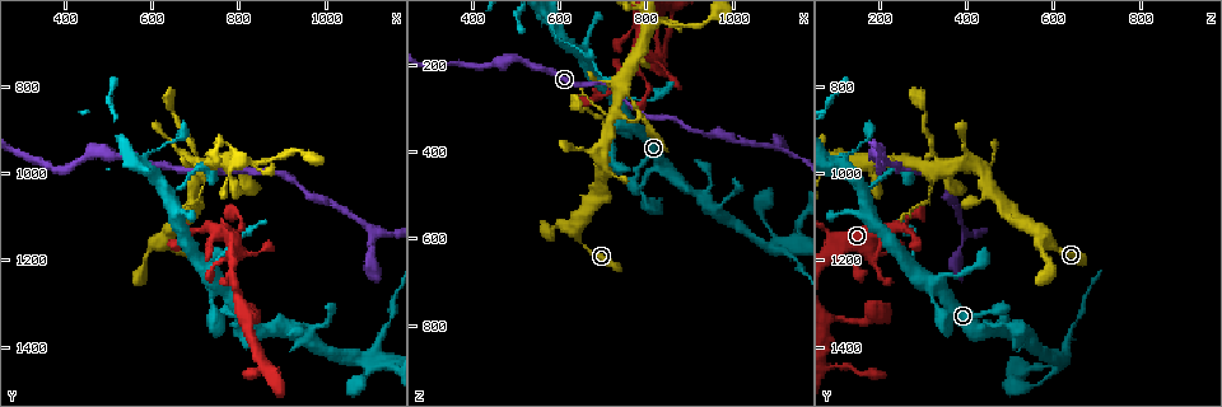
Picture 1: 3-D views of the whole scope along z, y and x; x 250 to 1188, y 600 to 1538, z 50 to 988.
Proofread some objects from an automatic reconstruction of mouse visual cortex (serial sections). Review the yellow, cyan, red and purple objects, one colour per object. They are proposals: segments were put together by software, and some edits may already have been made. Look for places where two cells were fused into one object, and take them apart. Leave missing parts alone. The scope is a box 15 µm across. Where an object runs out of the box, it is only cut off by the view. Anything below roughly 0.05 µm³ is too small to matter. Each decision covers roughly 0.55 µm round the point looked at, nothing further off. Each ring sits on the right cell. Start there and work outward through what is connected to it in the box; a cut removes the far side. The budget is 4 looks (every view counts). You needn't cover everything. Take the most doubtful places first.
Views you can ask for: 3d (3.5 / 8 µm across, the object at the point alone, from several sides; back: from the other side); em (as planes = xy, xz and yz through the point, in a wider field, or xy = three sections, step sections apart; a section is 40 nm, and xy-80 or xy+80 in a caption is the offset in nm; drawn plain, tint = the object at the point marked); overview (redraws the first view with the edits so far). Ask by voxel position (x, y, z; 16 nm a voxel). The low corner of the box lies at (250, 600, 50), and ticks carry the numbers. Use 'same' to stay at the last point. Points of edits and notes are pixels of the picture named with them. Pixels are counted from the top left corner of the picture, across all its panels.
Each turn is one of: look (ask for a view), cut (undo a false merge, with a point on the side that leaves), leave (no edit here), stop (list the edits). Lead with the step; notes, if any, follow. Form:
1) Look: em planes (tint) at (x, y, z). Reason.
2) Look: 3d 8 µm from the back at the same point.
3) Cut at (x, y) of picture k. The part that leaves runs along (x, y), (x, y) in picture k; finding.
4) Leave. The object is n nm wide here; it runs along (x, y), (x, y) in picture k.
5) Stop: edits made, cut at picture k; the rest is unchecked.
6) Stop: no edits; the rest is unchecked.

Look: 3d 3.5 µm at (1080, 1425, 625). Sharp bend.

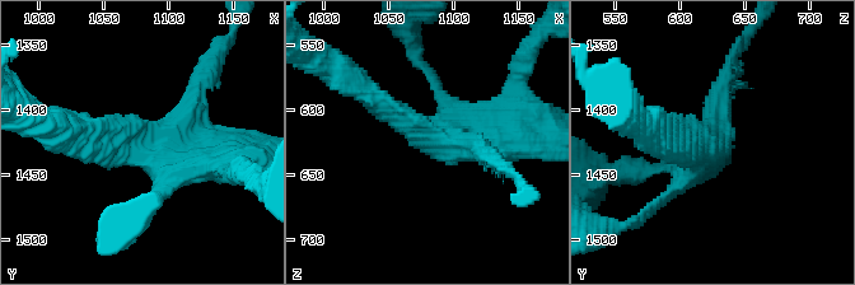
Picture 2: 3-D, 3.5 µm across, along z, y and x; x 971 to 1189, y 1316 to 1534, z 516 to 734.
Look: em xy step 5 (tint) at (1080, 1426, 622). 4 arms meet here; the arms are 250, 300, 300, 400 nm wide; need the tissue.

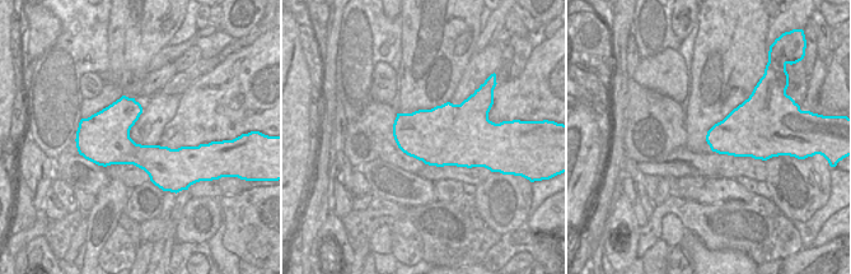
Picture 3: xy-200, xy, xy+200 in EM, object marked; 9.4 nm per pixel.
Leave. The object is 600 nm wide here; it runs along (360, 85), (438, 144), (500, 134) in picture 2; one cell here.

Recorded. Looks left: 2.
Look: 3d 3.5 µm at (640, 1050, 165). Three arms meet.

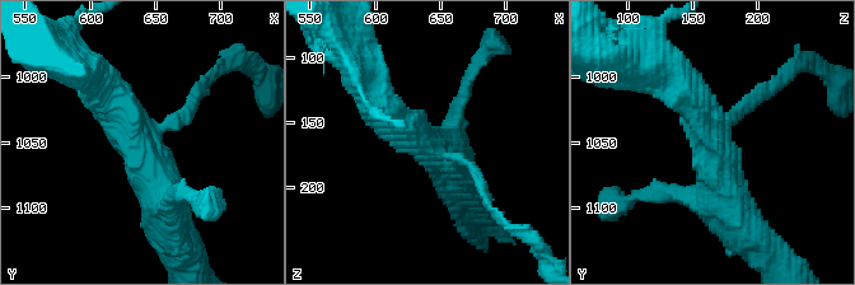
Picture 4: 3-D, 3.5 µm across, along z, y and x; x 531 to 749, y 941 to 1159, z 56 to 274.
Look: em xy step 2 (tint) at (640, 1054, 164). 3 arms meet here; the arms are 150, 450, 500 nm wide; now the EM.

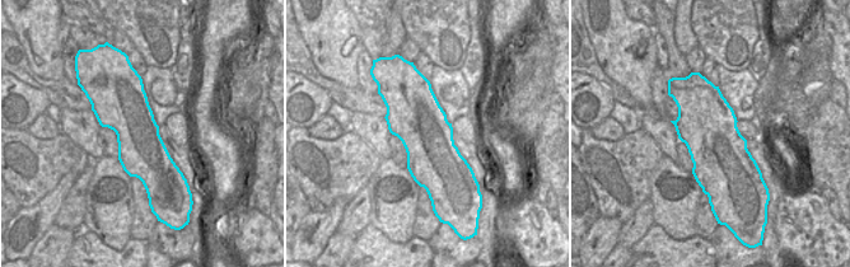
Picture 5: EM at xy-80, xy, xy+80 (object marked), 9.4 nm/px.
Leave. It runs along (167, 222), (129, 117), (97, 82) in picture 4; one cell here.

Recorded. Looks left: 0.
Stop: no edits; the rest is unchecked.

